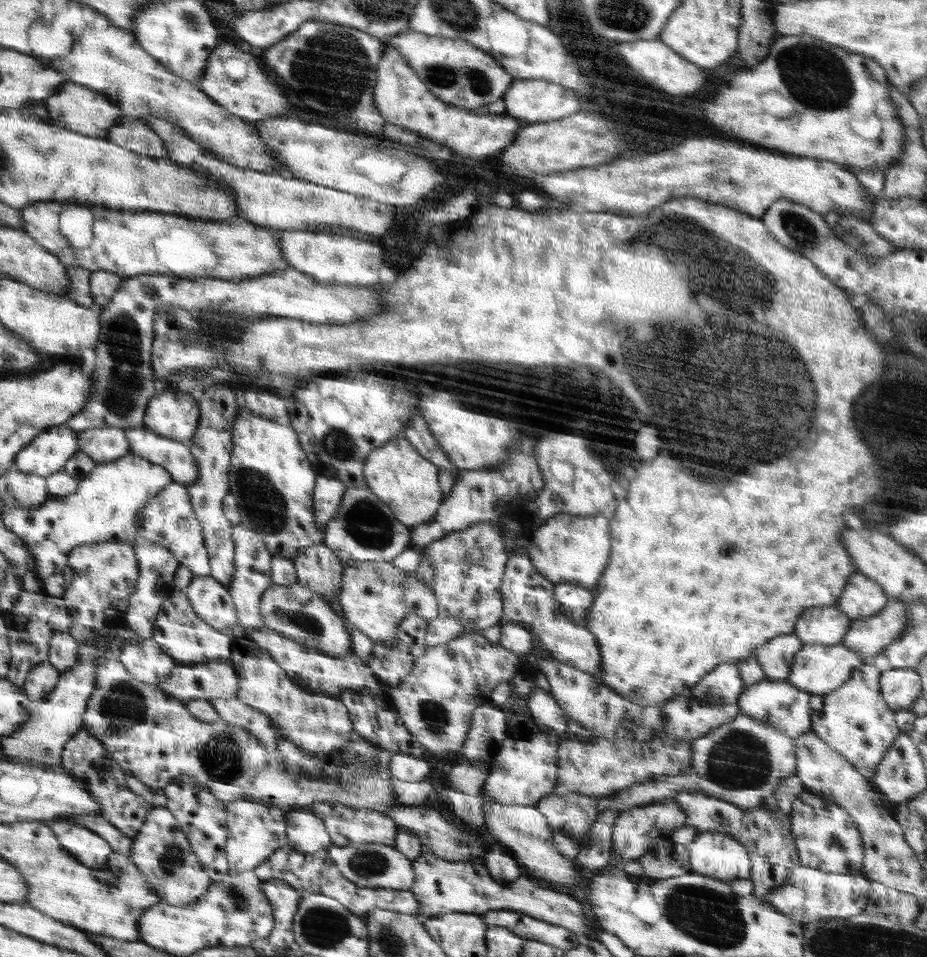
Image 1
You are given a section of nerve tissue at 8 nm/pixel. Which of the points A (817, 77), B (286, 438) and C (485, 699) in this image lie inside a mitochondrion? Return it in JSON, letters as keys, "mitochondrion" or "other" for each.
{"A":"mitochondrion","B":"other","C":"other"}

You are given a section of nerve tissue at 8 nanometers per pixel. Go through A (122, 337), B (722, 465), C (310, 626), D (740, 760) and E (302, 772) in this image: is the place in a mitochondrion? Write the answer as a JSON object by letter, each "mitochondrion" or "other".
{"A":"mitochondrion","B":"mitochondrion","C":"mitochondrion","D":"mitochondrion","E":"other"}

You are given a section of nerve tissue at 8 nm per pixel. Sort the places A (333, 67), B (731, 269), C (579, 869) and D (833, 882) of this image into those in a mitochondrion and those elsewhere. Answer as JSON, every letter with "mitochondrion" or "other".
{"A":"mitochondrion","B":"mitochondrion","C":"other","D":"other"}

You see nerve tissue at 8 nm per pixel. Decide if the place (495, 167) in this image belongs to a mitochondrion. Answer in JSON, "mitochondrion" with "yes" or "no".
{"mitochondrion":"no"}

